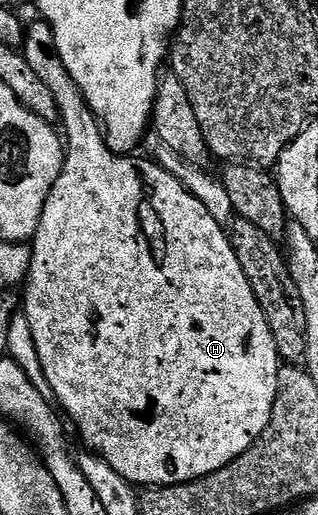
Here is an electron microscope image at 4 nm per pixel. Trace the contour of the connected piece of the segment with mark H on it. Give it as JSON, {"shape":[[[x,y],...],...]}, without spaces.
{"shape":[[[43,20],[35,21],[27,23],[22,53],[26,64],[34,68],[42,84],[54,92],[60,113],[58,126],[66,139],[62,172],[58,180],[54,180],[54,188],[50,188],[36,235],[30,240],[32,259],[22,286],[22,318],[30,324],[36,349],[35,361],[40,361],[40,370],[52,389],[51,397],[56,402],[60,401],[59,409],[64,414],[68,413],[73,424],[80,429],[80,438],[88,445],[85,447],[106,460],[106,464],[110,464],[110,468],[114,468],[114,472],[118,472],[118,476],[122,476],[133,487],[177,486],[210,476],[210,472],[218,472],[218,468],[226,468],[226,464],[242,456],[242,452],[246,452],[246,448],[250,448],[250,444],[254,444],[254,440],[258,440],[258,436],[262,436],[270,424],[278,392],[278,372],[282,365],[280,353],[274,344],[274,332],[270,332],[270,324],[266,324],[258,296],[254,296],[254,288],[250,288],[250,280],[246,280],[246,272],[242,272],[242,264],[238,264],[238,256],[234,256],[234,248],[225,227],[220,226],[218,220],[210,216],[210,212],[206,212],[195,196],[186,192],[184,185],[173,174],[163,170],[159,162],[125,156],[108,147],[108,139],[98,121],[97,111],[89,106],[82,96],[82,88],[78,88],[74,76],[66,72],[62,56],[58,56],[52,26]]]}

